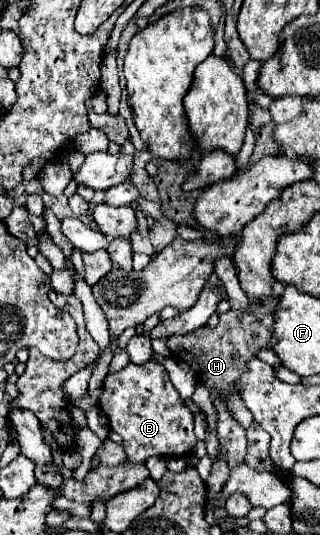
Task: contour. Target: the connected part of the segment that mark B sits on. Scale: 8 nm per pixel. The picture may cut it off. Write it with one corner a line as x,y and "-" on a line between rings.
156,360
144,366
128,364
116,374
108,374
100,394
100,408
108,418
108,426
122,436
122,446
130,462
146,462
150,456
186,456
198,442
190,408
170,382
166,368

